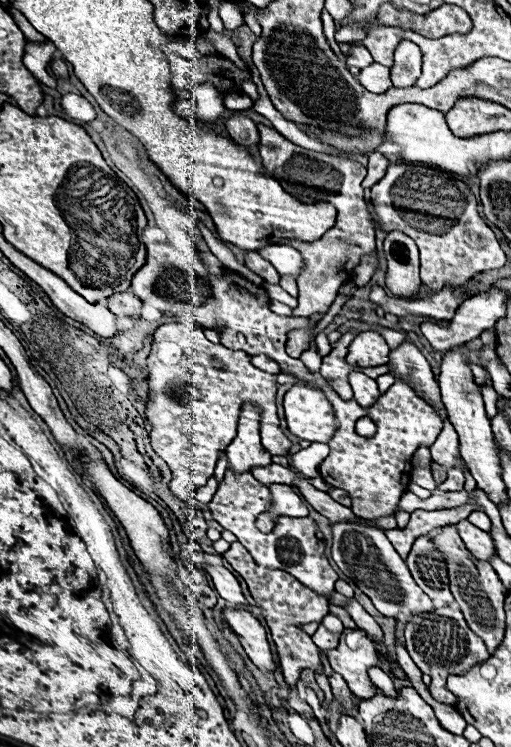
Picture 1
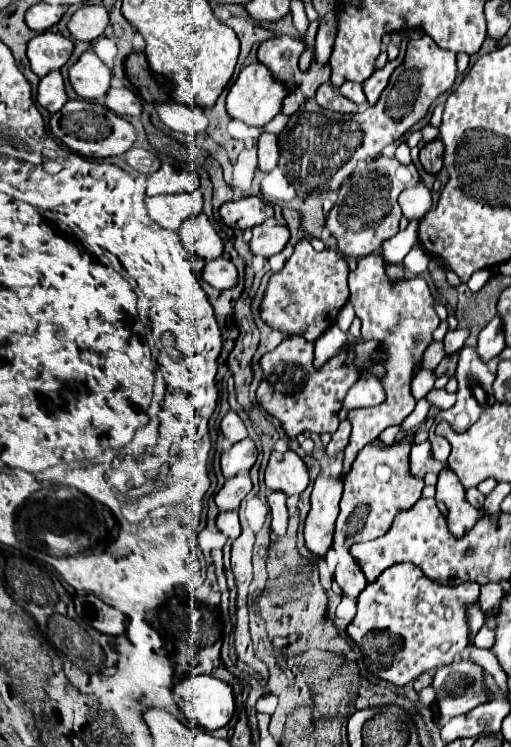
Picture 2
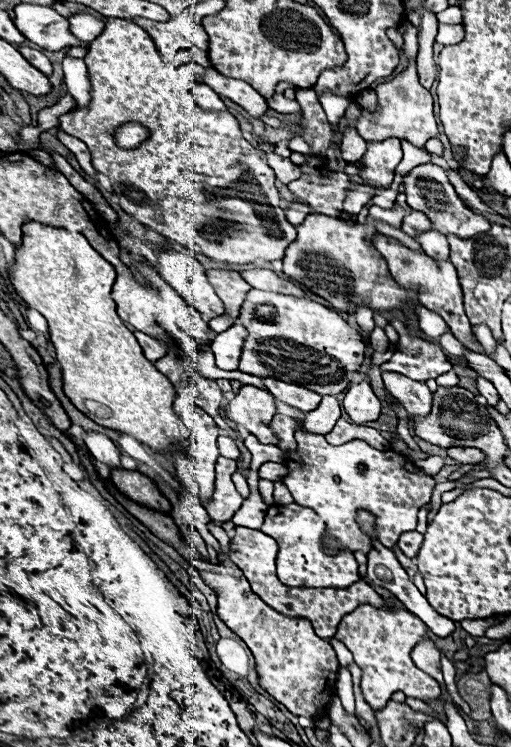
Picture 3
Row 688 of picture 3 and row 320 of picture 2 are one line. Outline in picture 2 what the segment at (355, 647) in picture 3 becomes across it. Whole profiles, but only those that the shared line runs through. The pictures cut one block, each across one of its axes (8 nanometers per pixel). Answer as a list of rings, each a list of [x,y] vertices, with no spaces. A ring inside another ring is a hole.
[[[368,254],[360,258],[358,268],[352,270],[348,276],[348,284],[350,284],[350,302],[356,310],[356,316],[362,320],[362,340],[380,340],[384,352],[388,354],[388,360],[384,362],[388,372],[382,380],[388,398],[380,406],[358,408],[348,414],[352,422],[352,436],[346,448],[342,474],[348,472],[356,454],[366,444],[374,442],[388,426],[402,424],[402,420],[414,410],[416,400],[410,394],[410,382],[414,378],[414,372],[420,368],[424,348],[432,342],[432,332],[440,324],[440,318],[434,312],[434,298],[430,294],[428,284],[422,278],[392,282],[386,276],[382,256],[378,254]]]

